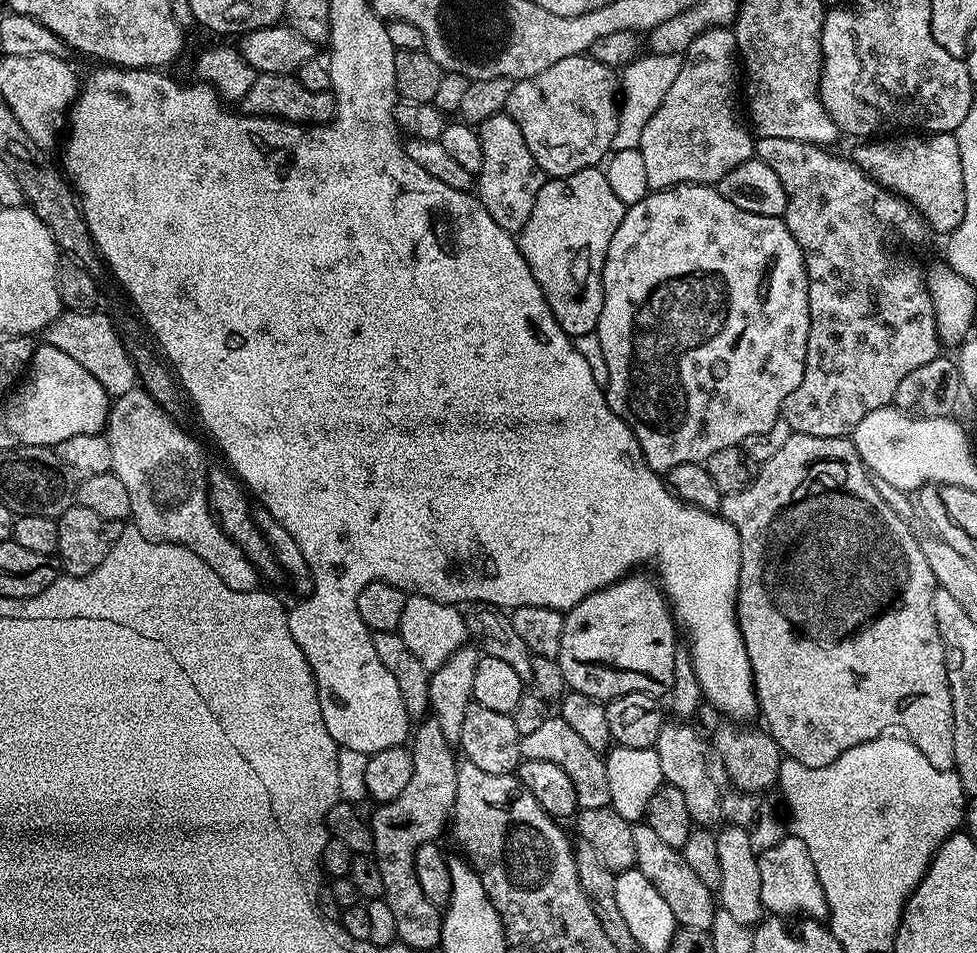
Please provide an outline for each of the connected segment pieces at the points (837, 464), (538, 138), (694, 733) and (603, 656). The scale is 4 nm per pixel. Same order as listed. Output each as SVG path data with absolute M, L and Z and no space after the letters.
M793 432L790 438L786 438L782 450L774 454L774 458L759 465L750 486L746 486L740 492L721 495L719 515L729 520L740 535L736 621L740 627L742 642L746 642L746 658L750 658L759 715L764 715L763 723L766 730L778 742L781 753L787 759L802 762L802 766L830 766L830 762L834 762L834 758L838 758L846 750L885 735L884 724L889 724L892 727L889 729L903 734L914 746L918 746L918 750L922 750L922 754L926 754L926 758L933 766L938 766L938 770L953 771L956 755L952 688L948 685L944 643L938 634L932 609L932 599L938 585L930 570L930 562L926 562L926 554L922 554L918 536L908 529L909 521L894 514L894 510L886 504L882 494L878 494L875 483L870 479L870 473L861 462L851 439L842 436L818 438L814 434Z
M591 54L562 58L562 62L546 66L542 74L515 81L506 109L506 115L514 121L518 130L522 130L522 138L526 138L530 154L534 154L534 162L538 162L540 169L552 178L569 176L578 170L597 167L612 152L619 113L620 82L617 73L595 60Z
M665 723L654 747L665 781L682 790L682 798L686 798L686 810L690 810L693 821L700 826L755 824L757 815L761 811L760 804L756 801L759 799L755 795L733 790L732 780L726 774L726 766L712 747L711 739L701 735L691 723L676 723L680 724Z
M629 574L617 584L606 586L569 608L562 626L562 650L558 657L564 683L571 691L607 702L635 692L660 698L671 693L674 686L674 658L678 651L678 625L671 607L657 581L651 575Z

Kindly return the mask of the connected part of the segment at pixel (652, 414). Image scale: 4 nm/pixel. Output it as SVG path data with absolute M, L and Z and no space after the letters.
M677 184L674 188L649 191L642 202L625 207L622 222L618 222L614 238L610 238L610 250L606 250L604 263L602 314L596 323L595 333L598 342L602 342L602 354L606 354L608 405L614 414L628 423L651 468L666 474L674 466L682 466L682 462L707 462L710 454L718 454L718 450L743 445L749 434L770 430L770 426L780 419L782 402L786 402L786 398L794 394L798 382L802 382L810 334L808 271L804 265L804 255L781 217L738 210L734 202L722 198L713 185Z

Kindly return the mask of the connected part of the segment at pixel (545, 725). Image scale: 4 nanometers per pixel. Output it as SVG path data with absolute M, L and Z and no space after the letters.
M559 714L549 715L548 720L542 722L542 726L537 726L532 733L520 738L520 758L539 758L541 762L554 762L554 766L562 766L562 770L570 774L570 782L574 782L580 808L598 810L609 807L610 785L606 783L604 756L590 750L590 746L586 746L586 741Z

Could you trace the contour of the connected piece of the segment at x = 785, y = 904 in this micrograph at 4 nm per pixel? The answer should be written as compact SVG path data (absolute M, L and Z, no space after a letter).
M785 834L778 846L759 853L758 875L762 878L762 902L773 917L789 918L795 912L805 912L808 918L820 918L825 915L828 903L822 894L822 882L818 882L818 870L806 850L802 838Z

